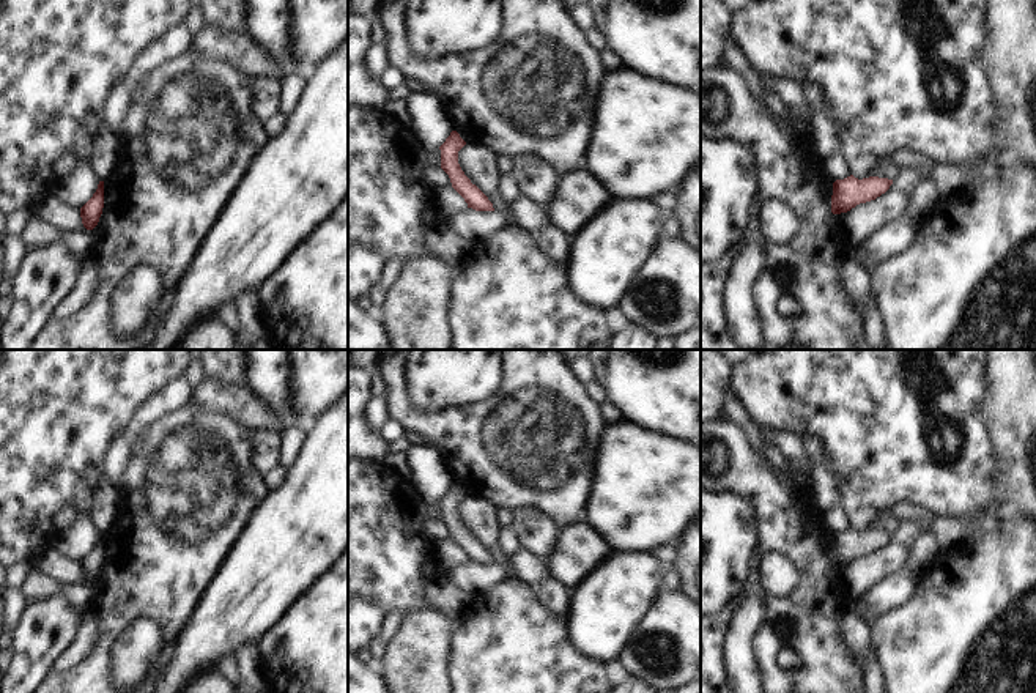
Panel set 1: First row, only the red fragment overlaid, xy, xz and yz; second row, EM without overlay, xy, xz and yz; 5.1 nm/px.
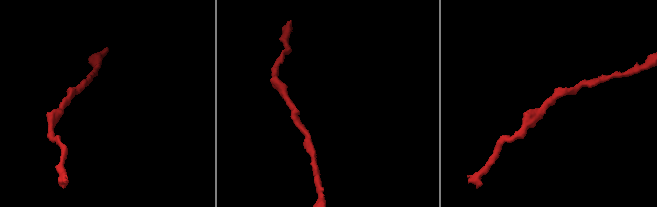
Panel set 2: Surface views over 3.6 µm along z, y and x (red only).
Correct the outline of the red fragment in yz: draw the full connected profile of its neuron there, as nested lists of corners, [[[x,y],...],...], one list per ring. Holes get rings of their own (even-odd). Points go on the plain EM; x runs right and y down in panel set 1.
[[[853,528],[833,536],[831,565],[847,565],[860,556],[875,553],[885,547],[893,532],[869,529],[858,532]]]

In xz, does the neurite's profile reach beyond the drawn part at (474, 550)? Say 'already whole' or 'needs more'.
already whole

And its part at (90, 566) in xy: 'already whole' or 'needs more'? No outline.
already whole

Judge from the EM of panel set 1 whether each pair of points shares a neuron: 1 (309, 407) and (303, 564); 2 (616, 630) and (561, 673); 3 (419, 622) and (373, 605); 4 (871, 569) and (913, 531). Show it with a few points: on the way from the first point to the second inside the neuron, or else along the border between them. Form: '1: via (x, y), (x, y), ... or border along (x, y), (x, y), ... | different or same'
1: border along (331, 403), (306, 427) | different
2: border along (566, 622), (567, 641), (581, 655), (605, 665) | different
3: border along (429, 607), (405, 615) | different
4: via (882, 563), (902, 542) | same

